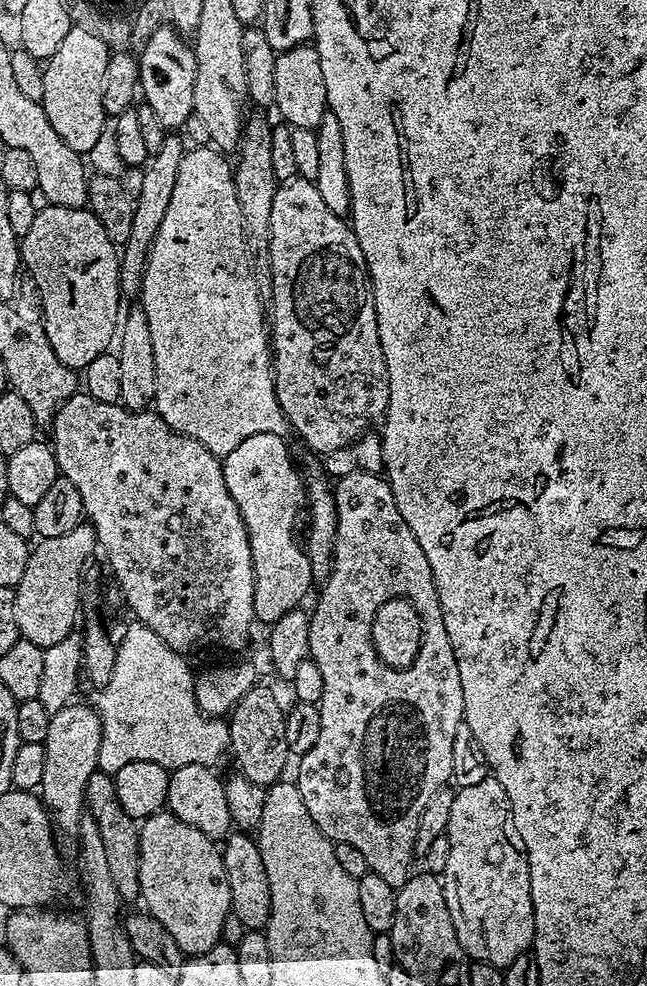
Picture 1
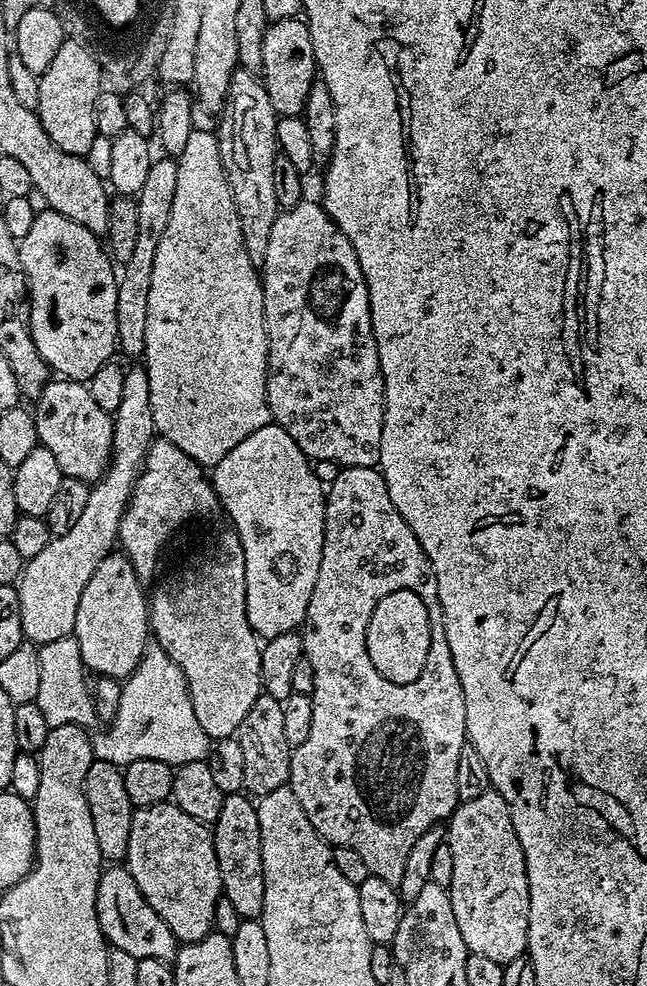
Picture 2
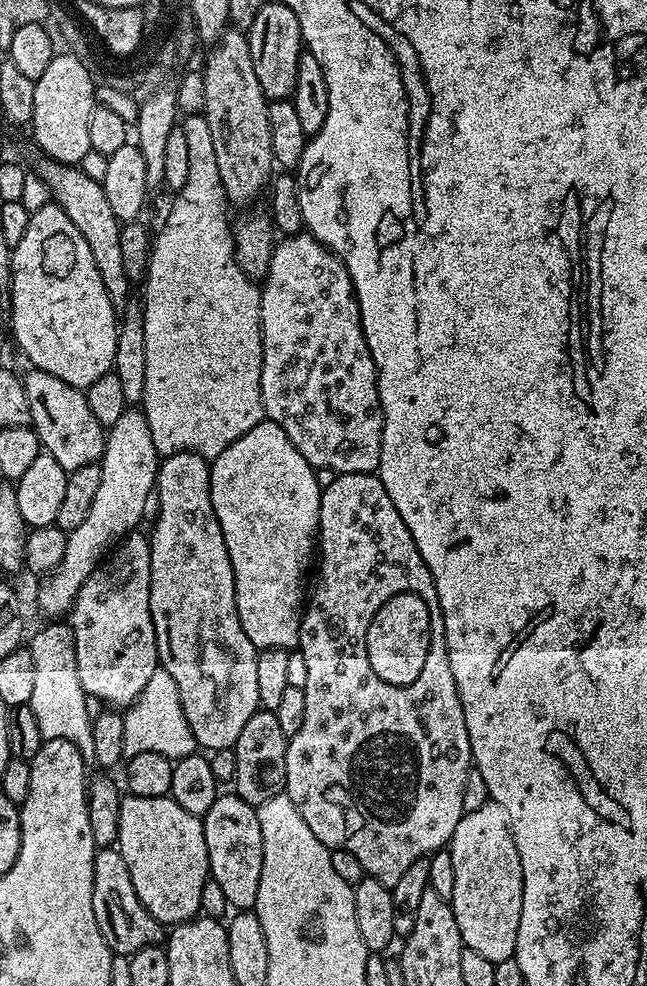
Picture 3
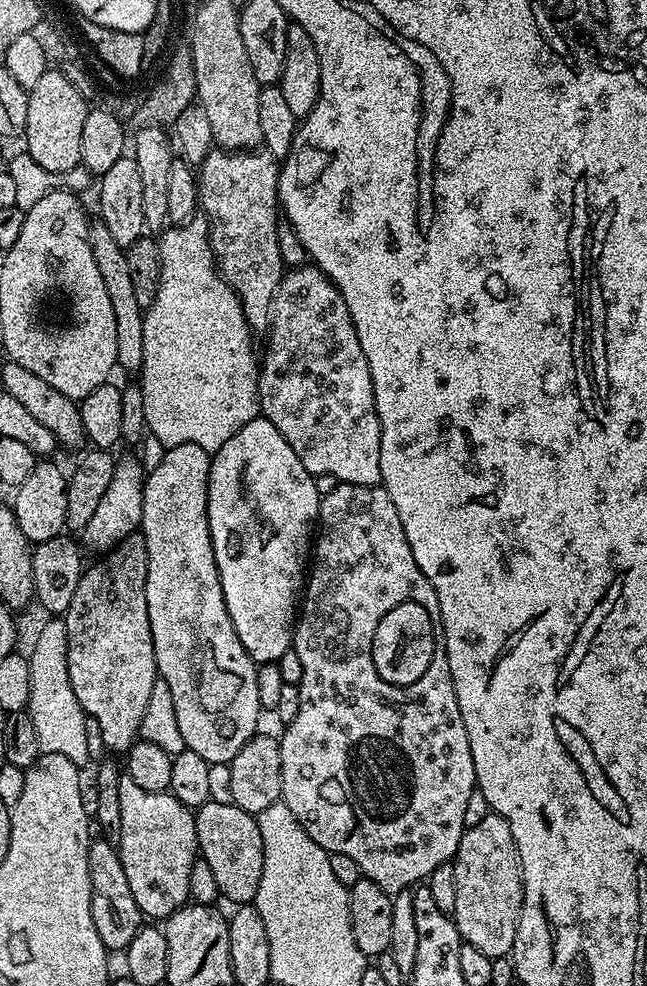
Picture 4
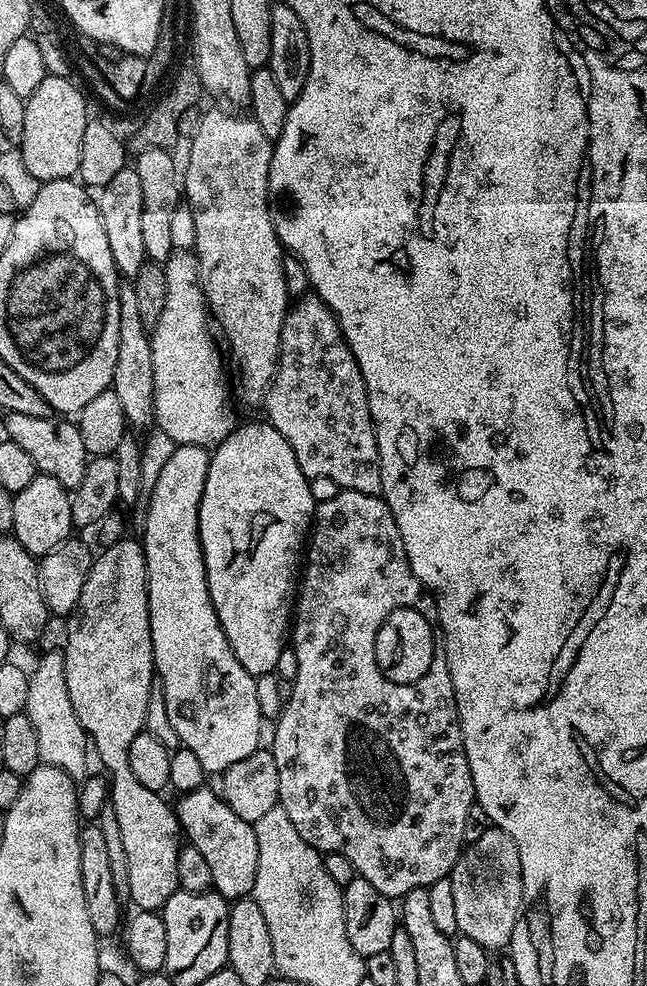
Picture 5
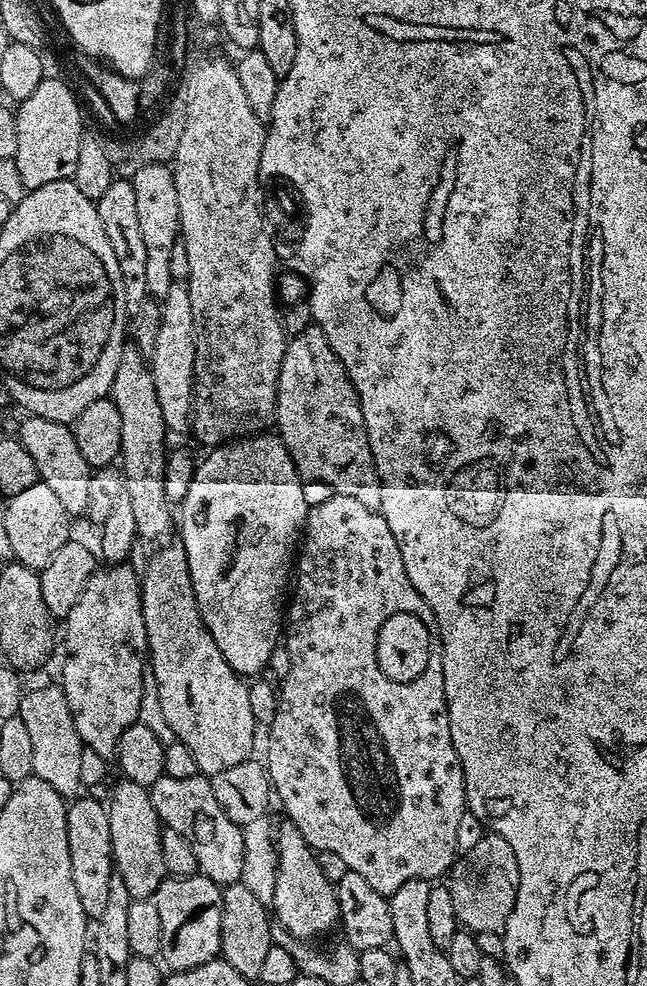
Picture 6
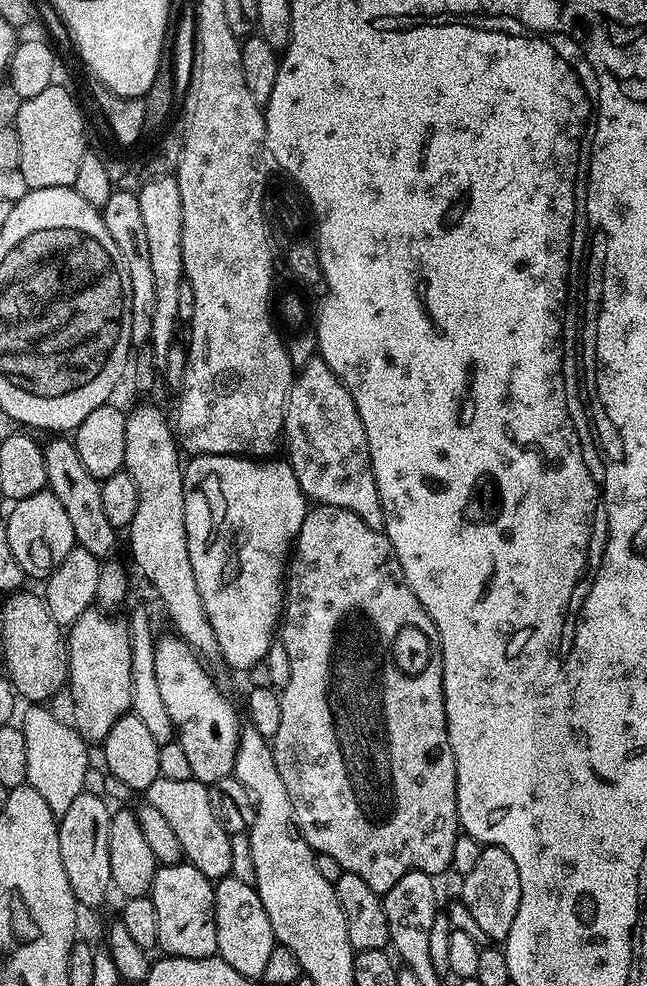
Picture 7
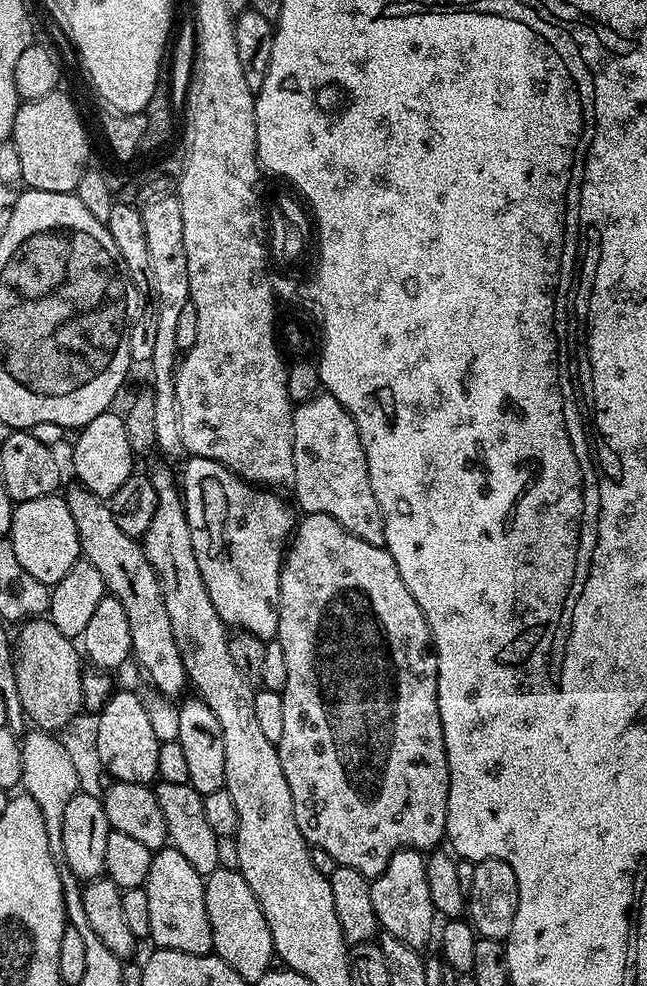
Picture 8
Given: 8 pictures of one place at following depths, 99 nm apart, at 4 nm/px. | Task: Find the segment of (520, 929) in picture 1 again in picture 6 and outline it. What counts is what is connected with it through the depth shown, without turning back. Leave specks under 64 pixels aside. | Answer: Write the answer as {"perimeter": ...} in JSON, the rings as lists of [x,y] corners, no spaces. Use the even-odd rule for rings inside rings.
{"perimeter":[[[485,834],[478,846],[461,855],[450,869],[452,881],[447,881],[450,898],[454,898],[454,914],[467,931],[503,933],[506,922],[514,910],[520,875],[518,858],[510,850],[510,842],[495,834]]]}

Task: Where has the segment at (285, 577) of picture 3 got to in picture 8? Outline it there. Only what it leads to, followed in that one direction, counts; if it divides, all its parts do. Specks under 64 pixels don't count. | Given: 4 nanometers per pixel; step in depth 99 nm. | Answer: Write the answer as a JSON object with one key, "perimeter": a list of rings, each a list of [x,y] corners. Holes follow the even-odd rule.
{"perimeter":[[[209,467],[208,481],[205,484],[196,484],[193,488],[184,488],[182,495],[184,498],[184,509],[186,518],[190,526],[190,538],[194,542],[194,558],[198,558],[198,570],[202,570],[202,582],[206,582],[206,590],[210,594],[210,602],[218,610],[218,618],[222,618],[225,626],[232,630],[248,632],[250,635],[256,635],[262,641],[269,641],[275,637],[278,630],[278,614],[280,613],[280,570],[284,566],[284,557],[286,555],[286,545],[294,531],[294,516],[288,509],[288,504],[284,500],[279,500],[275,491],[269,490],[263,486],[253,486],[234,472],[221,470],[219,467]]]}

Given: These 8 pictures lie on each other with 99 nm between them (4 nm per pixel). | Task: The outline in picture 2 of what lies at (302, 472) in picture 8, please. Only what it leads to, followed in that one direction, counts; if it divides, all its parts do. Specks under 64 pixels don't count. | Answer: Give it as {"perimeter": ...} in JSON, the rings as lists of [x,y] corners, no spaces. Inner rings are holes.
{"perimeter":[[[303,198],[293,208],[286,208],[281,211],[274,222],[274,230],[270,230],[270,242],[266,246],[266,258],[262,265],[262,283],[264,285],[264,325],[266,326],[266,338],[268,339],[268,381],[266,382],[266,394],[268,395],[268,405],[272,411],[273,421],[282,426],[282,430],[286,430],[286,434],[290,434],[290,438],[294,438],[294,442],[298,442],[298,446],[304,451],[304,455],[309,461],[315,462],[325,460],[326,462],[334,462],[346,468],[376,468],[380,462],[380,443],[382,442],[382,422],[384,421],[384,379],[382,378],[382,366],[378,362],[378,346],[374,338],[374,330],[372,329],[372,319],[370,318],[370,298],[368,297],[368,287],[366,286],[366,278],[362,274],[362,266],[358,266],[358,254],[354,250],[354,246],[350,246],[350,238],[346,238],[346,234],[342,234],[340,227],[333,222],[328,216],[323,203]]]}

